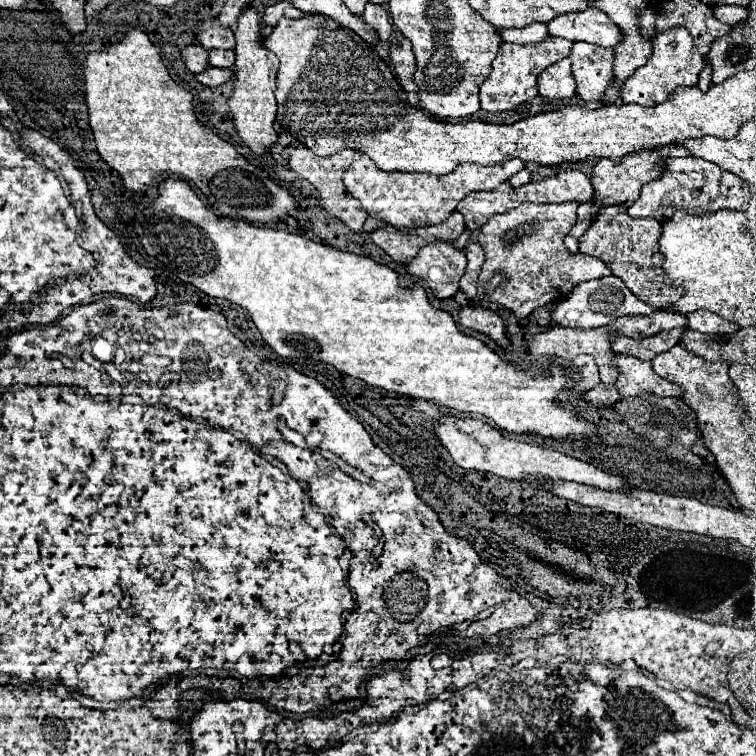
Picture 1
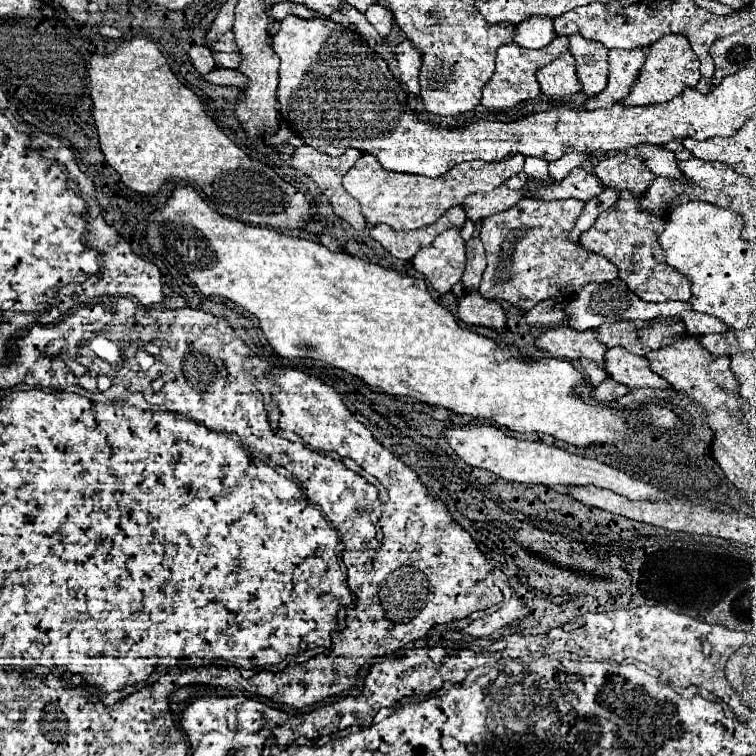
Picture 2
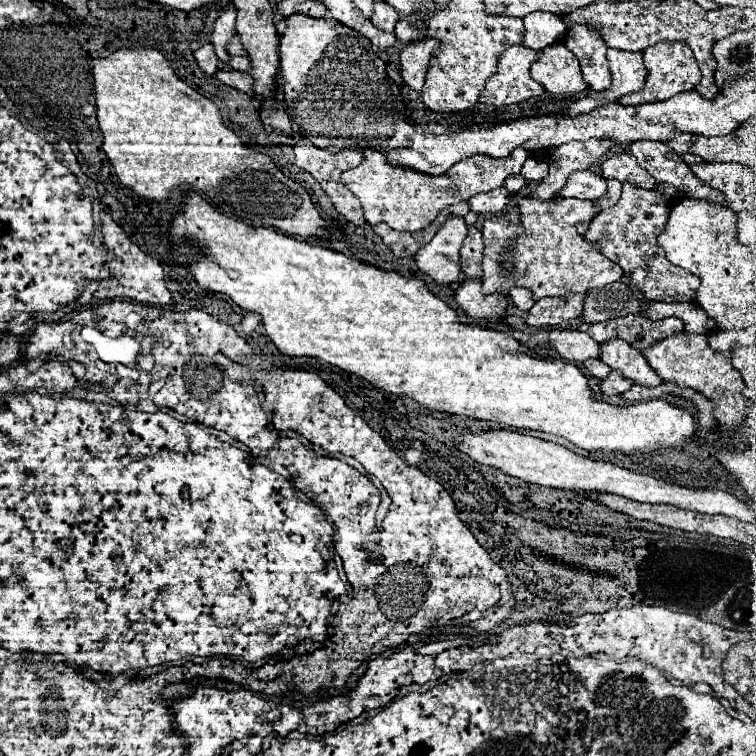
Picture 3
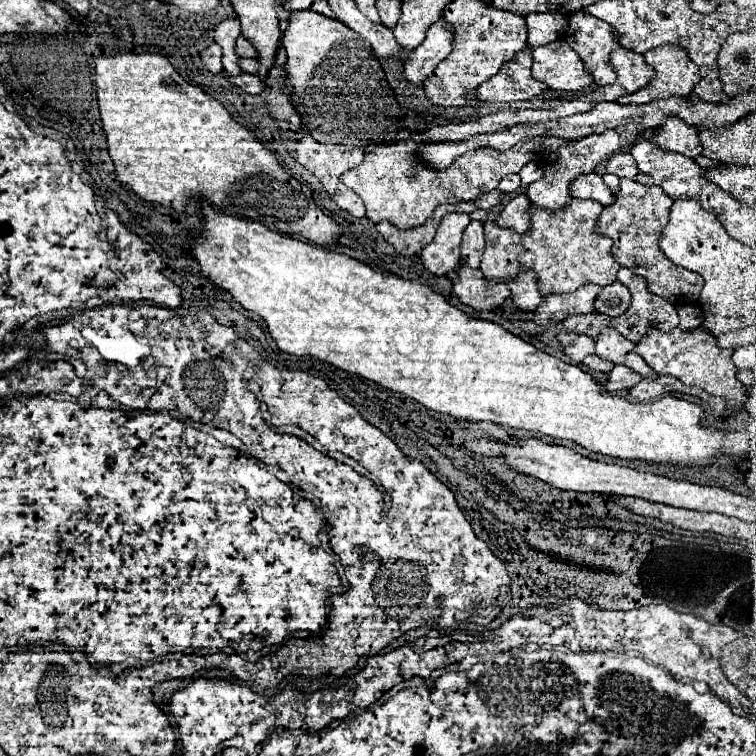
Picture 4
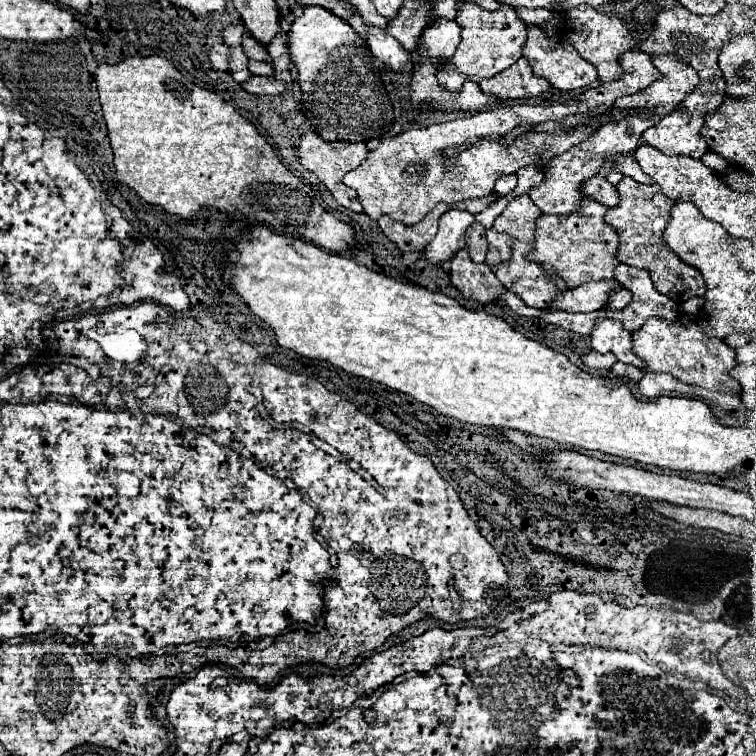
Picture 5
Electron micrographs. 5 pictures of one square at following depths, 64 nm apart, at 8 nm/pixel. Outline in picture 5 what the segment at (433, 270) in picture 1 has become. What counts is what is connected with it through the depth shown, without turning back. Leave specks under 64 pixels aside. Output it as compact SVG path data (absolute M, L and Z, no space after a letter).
M448 210L438 224L438 234L434 240L426 246L424 256L434 266L442 266L456 254L460 248L464 248L464 234L468 226L474 222L474 216L462 210Z

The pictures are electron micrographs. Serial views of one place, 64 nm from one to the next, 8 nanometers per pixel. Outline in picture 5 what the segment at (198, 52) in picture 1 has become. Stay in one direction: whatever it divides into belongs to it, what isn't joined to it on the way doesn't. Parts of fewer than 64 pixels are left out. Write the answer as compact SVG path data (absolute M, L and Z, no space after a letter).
M214 44L208 50L208 60L210 60L214 70L226 70L228 68L226 58L228 58L228 46L226 44Z

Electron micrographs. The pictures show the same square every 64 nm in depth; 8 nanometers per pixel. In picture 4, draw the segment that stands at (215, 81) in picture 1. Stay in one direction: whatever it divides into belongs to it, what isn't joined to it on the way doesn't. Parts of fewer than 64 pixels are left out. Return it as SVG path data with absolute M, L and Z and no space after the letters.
M236 74L236 76L228 76L230 84L242 88L248 94L260 94L266 90L264 80L260 80L256 74Z

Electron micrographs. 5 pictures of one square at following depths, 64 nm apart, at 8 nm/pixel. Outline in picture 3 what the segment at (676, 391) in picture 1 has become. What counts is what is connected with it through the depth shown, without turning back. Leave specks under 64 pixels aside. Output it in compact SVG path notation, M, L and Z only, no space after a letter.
M616 338L616 340L604 342L600 360L604 364L608 364L612 370L618 370L624 378L632 380L634 384L640 384L640 386L658 386L658 384L662 384L662 378L656 376L656 372L652 372L646 358L642 356L642 352L634 350L624 340Z

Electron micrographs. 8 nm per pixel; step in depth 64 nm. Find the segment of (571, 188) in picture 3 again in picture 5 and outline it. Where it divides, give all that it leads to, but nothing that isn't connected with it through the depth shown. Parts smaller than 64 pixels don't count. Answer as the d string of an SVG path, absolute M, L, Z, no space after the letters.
M600 174L592 176L590 180L586 180L586 184L582 184L580 192L584 192L586 198L592 198L604 206L616 206L618 204L618 192L616 188Z

